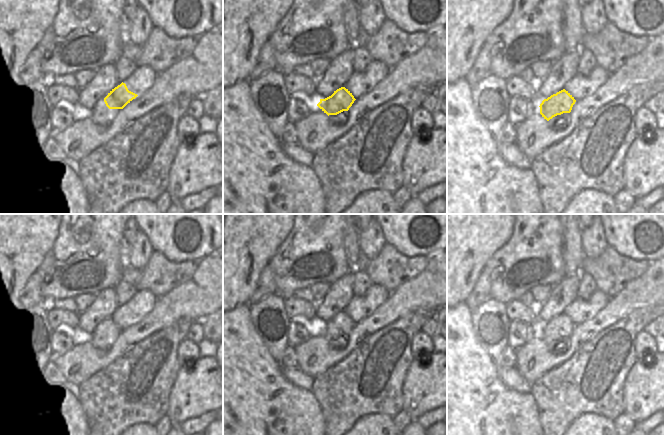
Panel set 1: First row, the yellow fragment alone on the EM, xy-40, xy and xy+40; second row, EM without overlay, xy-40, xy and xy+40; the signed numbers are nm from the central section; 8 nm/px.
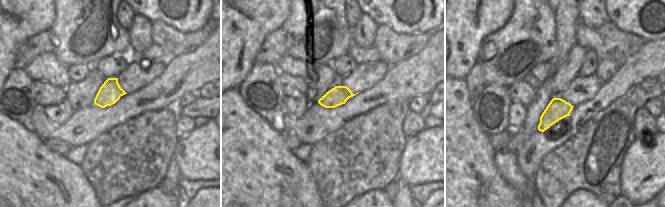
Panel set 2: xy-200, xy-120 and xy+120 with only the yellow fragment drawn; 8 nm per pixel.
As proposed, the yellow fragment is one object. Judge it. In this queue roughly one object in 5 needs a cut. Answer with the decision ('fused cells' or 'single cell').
fused cells

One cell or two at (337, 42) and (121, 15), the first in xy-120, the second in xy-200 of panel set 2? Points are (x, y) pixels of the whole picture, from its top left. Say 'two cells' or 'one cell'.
two cells

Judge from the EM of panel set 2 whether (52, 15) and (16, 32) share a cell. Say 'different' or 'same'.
same

